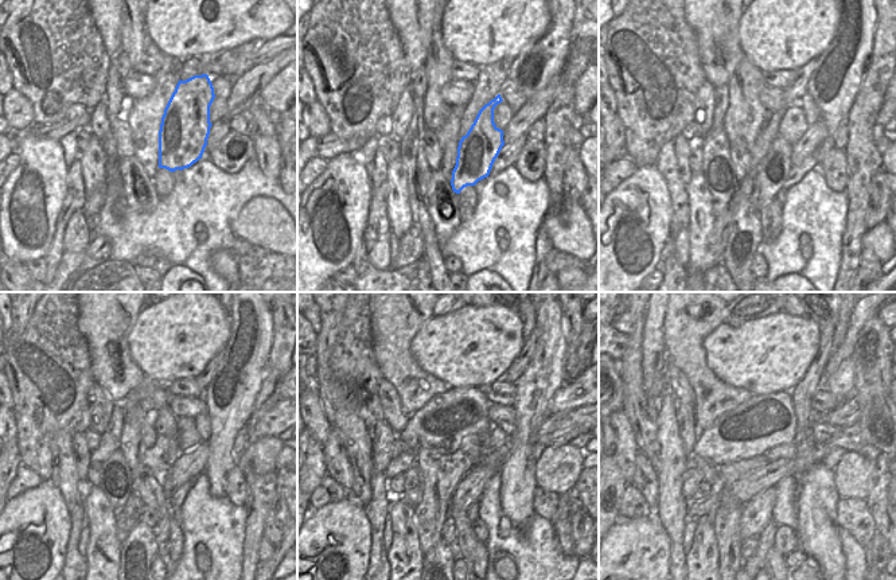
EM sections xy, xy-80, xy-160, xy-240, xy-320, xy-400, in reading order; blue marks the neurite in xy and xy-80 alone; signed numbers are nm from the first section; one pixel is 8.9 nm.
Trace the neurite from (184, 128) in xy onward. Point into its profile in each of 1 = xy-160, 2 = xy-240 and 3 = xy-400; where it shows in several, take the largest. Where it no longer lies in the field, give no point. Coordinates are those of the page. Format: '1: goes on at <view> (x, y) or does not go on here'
1: goes on at xy-160 (774, 168)
2: goes on at xy-240 (156, 501)
3: goes on at xy-400 (748, 548)

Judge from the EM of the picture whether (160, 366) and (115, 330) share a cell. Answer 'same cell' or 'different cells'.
different cells

